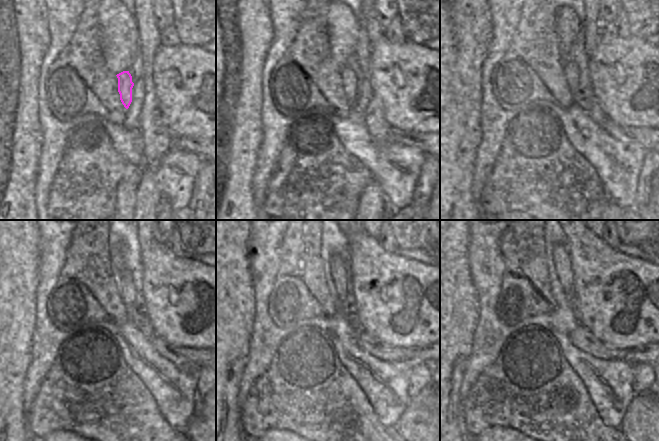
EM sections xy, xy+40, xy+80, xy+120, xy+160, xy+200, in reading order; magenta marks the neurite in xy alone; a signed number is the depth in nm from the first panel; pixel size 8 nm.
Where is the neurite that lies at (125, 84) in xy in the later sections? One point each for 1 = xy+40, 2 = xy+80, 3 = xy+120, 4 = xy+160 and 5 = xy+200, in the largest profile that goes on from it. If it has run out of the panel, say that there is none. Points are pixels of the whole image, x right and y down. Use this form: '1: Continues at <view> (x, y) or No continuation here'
1: Continues at xy+40 (349, 81)
2: Continues at xy+80 (572, 77)
3: Continues at xy+120 (122, 292)
4: Continues at xy+160 (337, 263)
5: Continues at xy+200 (560, 254)

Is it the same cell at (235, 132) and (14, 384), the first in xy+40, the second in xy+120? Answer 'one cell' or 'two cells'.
one cell

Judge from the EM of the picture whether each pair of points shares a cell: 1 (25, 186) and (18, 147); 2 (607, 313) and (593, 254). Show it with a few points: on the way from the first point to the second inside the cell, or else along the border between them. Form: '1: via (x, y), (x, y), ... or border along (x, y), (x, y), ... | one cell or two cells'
1: via (18, 176), (18, 157) | one cell
2: via (602, 298), (602, 277), (597, 269) | one cell

